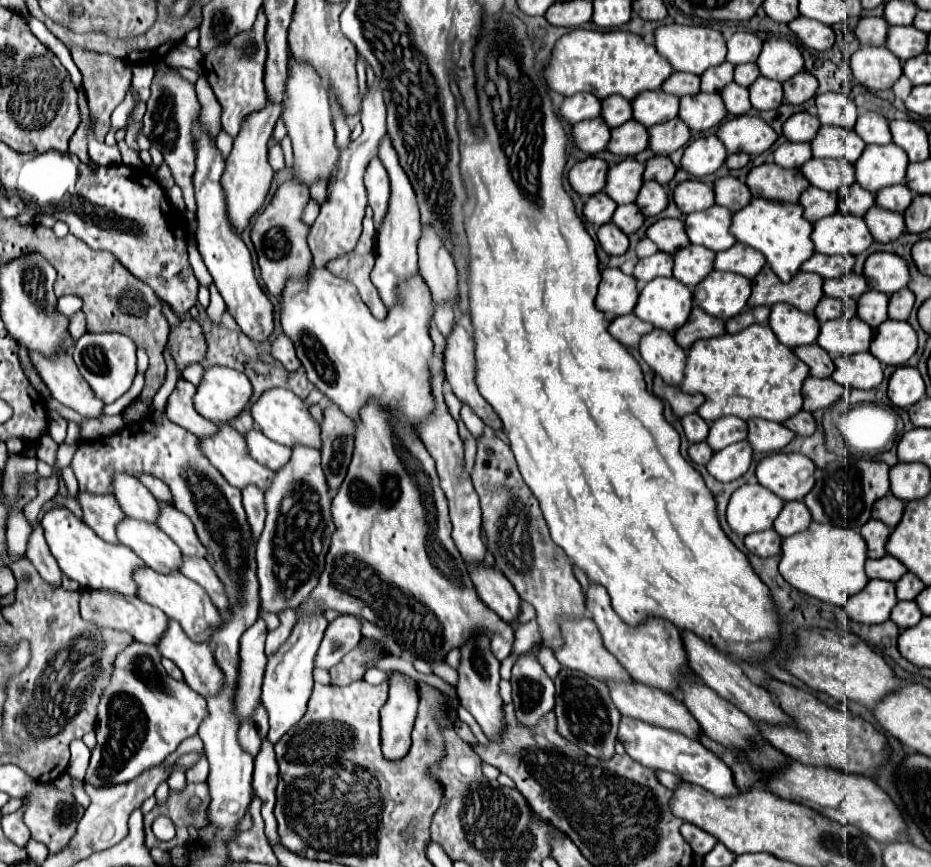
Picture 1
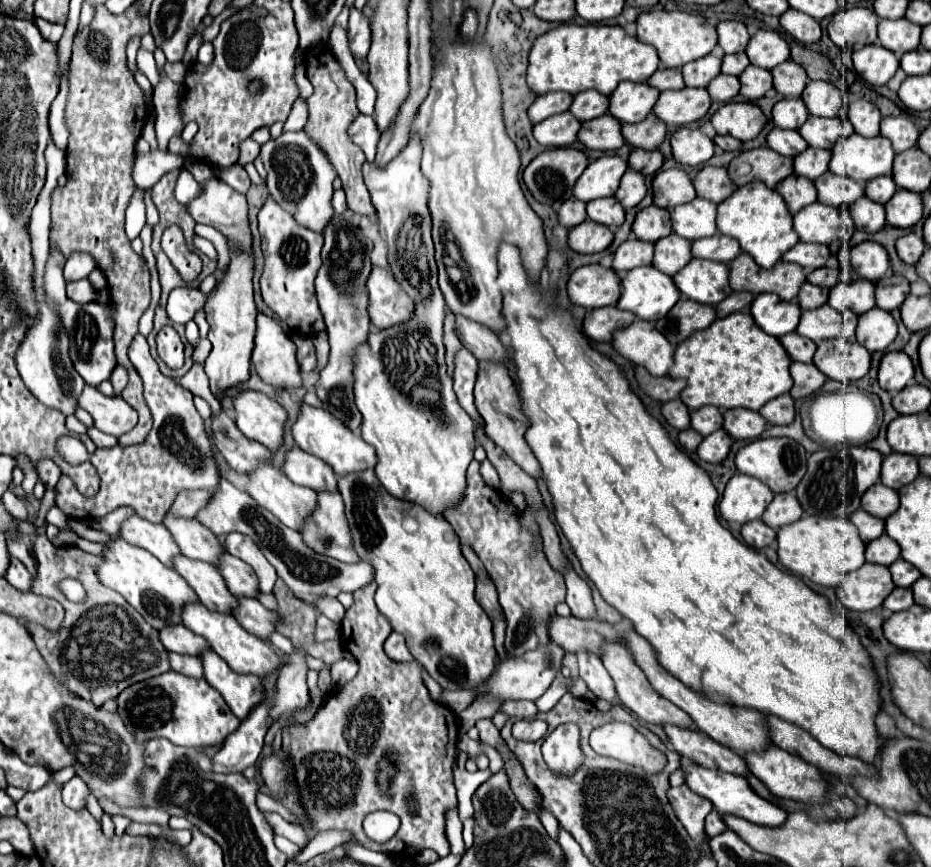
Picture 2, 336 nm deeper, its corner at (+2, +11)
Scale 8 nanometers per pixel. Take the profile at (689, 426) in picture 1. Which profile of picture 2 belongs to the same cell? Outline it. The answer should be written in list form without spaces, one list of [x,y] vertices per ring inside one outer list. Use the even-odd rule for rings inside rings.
[[[673,399],[673,401],[663,403],[661,413],[663,413],[663,417],[667,419],[667,423],[673,425],[675,429],[687,429],[687,427],[691,425],[689,409],[683,405],[681,399]]]

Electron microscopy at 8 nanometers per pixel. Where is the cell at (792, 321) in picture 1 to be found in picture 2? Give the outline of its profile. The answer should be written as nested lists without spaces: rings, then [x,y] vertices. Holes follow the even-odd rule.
[[[775,293],[757,295],[749,311],[755,323],[773,337],[783,337],[787,333],[793,333],[801,317],[801,309],[797,301],[783,301],[775,297]]]

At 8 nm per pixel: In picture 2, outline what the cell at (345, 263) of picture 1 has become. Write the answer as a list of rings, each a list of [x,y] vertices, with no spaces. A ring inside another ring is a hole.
[[[373,267],[367,279],[369,293],[369,317],[377,329],[387,329],[401,321],[407,321],[413,311],[413,301],[397,285],[391,271],[385,267]]]

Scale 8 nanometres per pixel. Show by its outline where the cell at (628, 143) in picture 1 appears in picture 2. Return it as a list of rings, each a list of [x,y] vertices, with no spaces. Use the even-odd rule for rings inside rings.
[[[601,115],[597,119],[585,121],[579,131],[579,141],[587,149],[599,149],[599,151],[615,151],[625,145],[621,135],[621,121],[615,121],[615,117]]]

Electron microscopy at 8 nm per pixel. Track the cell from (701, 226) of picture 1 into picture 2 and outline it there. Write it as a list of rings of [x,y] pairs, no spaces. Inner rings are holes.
[[[697,197],[691,203],[683,203],[671,211],[673,231],[677,231],[677,235],[689,241],[711,237],[717,233],[715,215],[717,215],[717,205]]]

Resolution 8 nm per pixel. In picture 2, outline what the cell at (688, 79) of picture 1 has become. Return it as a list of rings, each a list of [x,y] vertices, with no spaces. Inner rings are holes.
[[[657,69],[653,73],[653,77],[647,81],[649,85],[653,85],[659,91],[667,91],[667,89],[683,89],[683,75],[679,69]]]

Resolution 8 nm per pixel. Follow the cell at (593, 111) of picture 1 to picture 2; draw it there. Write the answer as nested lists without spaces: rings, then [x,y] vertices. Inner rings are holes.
[[[547,93],[547,95],[539,95],[535,99],[535,103],[531,105],[531,109],[529,109],[529,119],[533,123],[541,123],[543,119],[547,119],[551,115],[569,111],[571,101],[573,101],[571,93]]]

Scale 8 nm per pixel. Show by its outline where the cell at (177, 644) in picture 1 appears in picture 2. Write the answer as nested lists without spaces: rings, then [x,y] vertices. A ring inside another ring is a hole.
[[[215,651],[203,653],[199,657],[203,663],[203,677],[207,683],[221,693],[229,709],[239,717],[245,719],[249,711],[265,699],[261,689],[261,679],[255,675],[239,675],[229,669],[229,665],[217,657]]]

